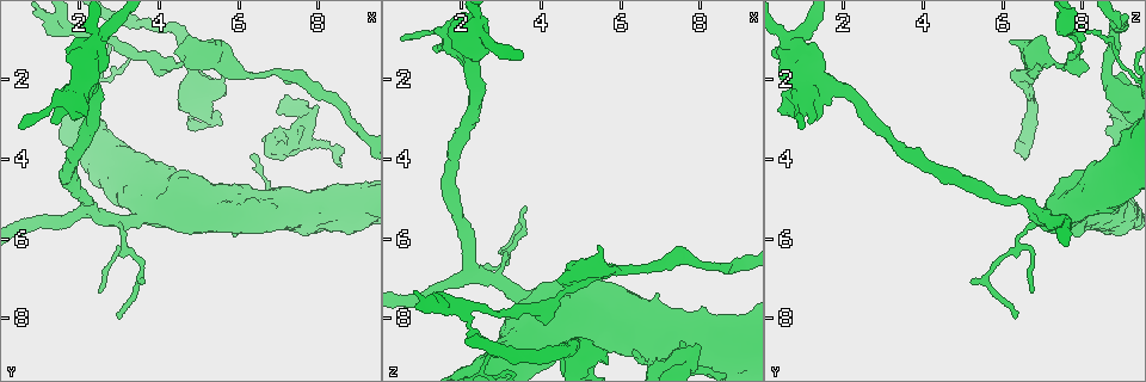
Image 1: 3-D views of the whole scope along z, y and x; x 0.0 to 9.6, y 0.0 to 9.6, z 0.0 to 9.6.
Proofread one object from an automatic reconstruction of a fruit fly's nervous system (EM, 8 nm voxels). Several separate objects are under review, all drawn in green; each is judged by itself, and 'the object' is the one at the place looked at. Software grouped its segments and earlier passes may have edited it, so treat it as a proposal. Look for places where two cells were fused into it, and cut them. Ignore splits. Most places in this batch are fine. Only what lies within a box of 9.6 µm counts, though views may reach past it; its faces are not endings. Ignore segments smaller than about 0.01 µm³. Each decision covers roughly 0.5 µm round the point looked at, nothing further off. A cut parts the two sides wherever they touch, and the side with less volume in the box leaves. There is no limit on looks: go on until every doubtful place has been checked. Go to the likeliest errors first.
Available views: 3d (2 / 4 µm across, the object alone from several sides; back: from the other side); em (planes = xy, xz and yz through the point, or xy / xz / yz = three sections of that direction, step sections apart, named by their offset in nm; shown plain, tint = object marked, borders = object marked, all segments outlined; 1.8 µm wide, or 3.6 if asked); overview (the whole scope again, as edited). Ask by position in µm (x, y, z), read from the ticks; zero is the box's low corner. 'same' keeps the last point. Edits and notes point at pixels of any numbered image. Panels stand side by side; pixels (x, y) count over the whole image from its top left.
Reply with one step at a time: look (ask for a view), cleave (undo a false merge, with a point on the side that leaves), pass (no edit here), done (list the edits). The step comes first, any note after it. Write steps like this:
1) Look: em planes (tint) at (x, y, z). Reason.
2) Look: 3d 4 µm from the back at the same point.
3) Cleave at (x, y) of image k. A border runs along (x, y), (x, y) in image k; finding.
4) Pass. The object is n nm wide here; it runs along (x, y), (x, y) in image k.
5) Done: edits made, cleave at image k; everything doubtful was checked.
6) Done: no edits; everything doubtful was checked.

Look: em xy step 8 (tint) at (2.20, 0.80, 7.85). Three-way junction.

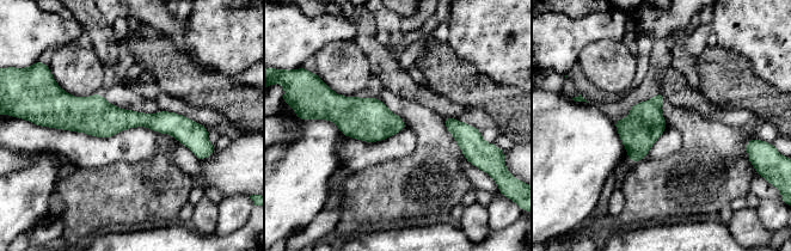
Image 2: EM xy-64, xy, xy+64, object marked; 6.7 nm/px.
Cleave at (645, 123) of image 2. A border runs along (651, 100), (658, 106) in image 2; a second cell is stuck on.

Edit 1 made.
Look: overview. See it whole again.

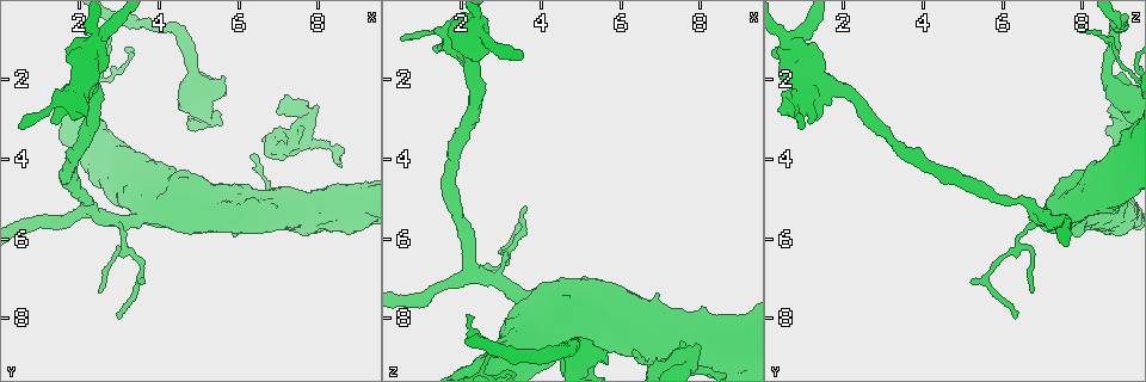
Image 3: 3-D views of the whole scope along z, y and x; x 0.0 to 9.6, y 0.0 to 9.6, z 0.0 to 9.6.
Look: 3d 4 µm at (5.05, 2.15, 8.80). Looks like a crossing.

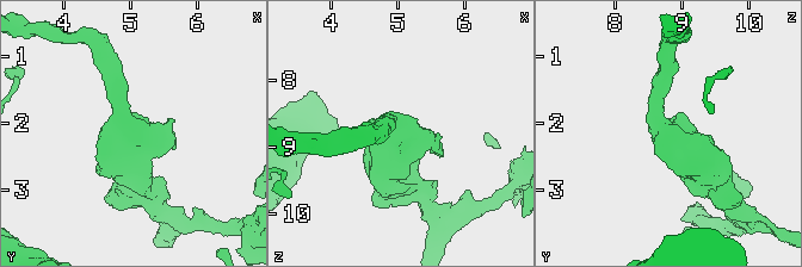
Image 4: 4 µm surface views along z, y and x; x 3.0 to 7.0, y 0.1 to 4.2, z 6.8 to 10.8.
Look: em planes (plain) at (5.10, 2.20, 8.85).

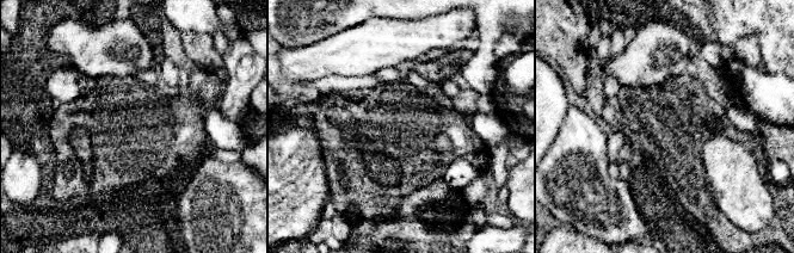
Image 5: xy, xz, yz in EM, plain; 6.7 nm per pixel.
Look: em planes (tint) at the same point. With the object marked.

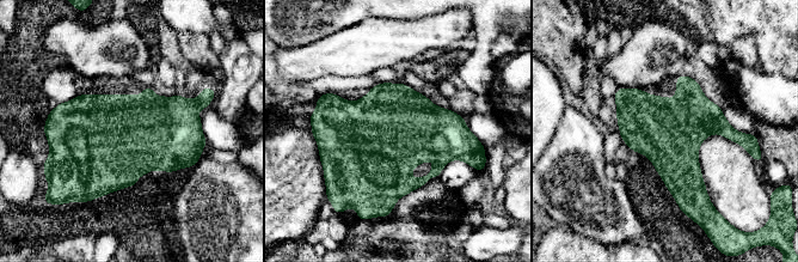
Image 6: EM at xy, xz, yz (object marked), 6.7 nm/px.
Pass. Continuous, no second cell.

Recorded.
Done: edits made, cleave at image 2; everything doubtful was checked.

